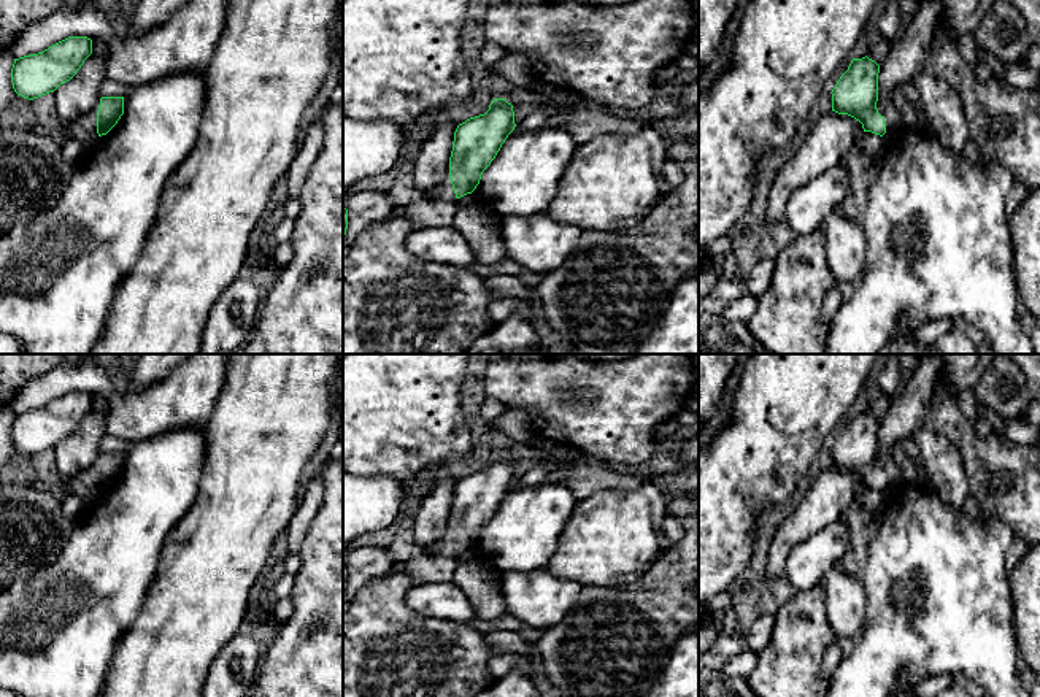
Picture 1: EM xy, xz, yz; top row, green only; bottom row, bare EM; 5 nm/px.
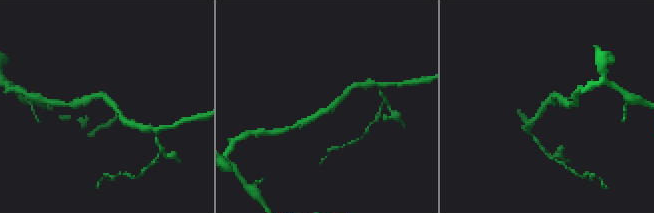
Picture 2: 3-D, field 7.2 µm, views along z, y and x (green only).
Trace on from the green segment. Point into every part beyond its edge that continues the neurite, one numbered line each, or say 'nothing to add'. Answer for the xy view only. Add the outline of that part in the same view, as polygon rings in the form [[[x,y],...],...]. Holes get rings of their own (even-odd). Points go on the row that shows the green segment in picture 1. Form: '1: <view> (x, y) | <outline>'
1: xy (84, 129) | [[[97,116],[79,117],[70,124],[64,124],[60,129],[60,141],[78,140],[86,149],[92,149],[98,140]]]

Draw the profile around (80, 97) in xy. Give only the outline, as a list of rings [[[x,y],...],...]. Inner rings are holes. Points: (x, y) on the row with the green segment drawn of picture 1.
[[[92,52],[76,75],[54,90],[60,122],[95,117],[102,98],[100,86],[105,79],[105,60]]]

